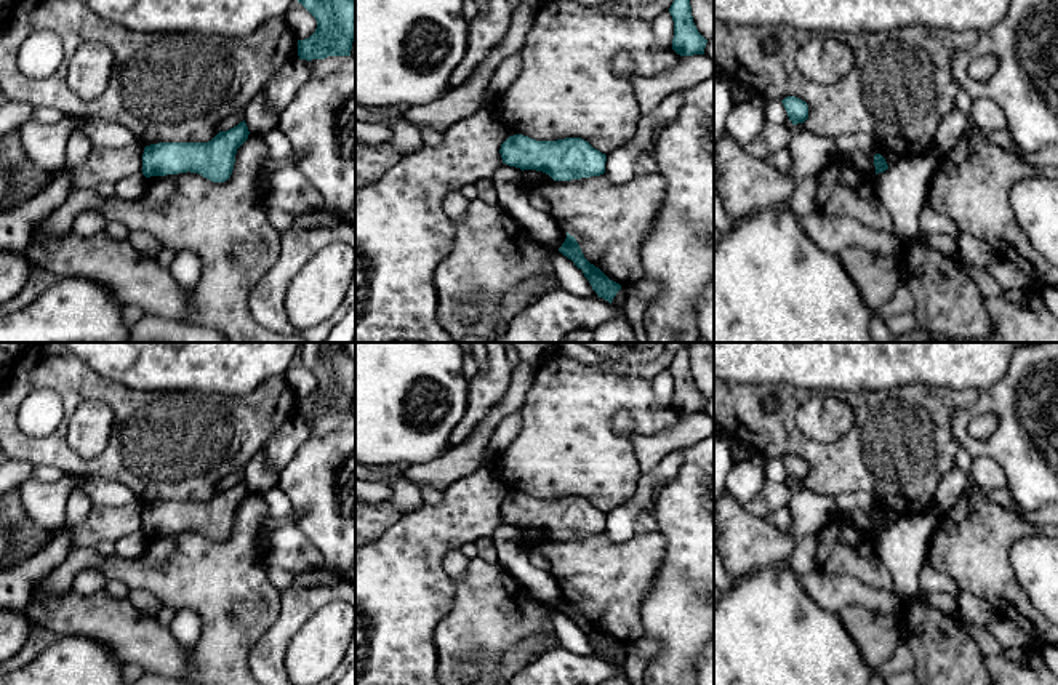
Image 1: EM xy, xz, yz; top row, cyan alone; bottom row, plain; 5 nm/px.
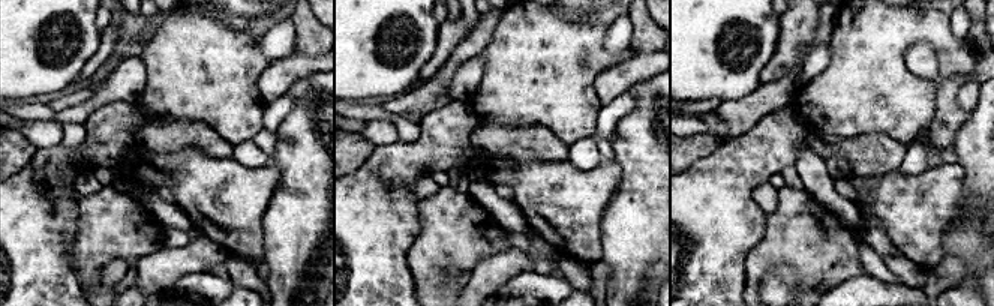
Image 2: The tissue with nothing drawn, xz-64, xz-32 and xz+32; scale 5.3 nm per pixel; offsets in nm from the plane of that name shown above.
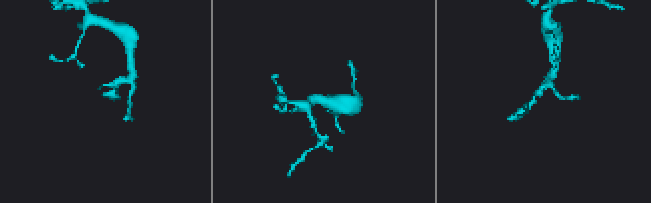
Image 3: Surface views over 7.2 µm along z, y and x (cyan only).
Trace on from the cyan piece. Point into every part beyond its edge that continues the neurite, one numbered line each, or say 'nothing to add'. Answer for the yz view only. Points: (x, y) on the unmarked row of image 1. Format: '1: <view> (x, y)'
nothing to add

